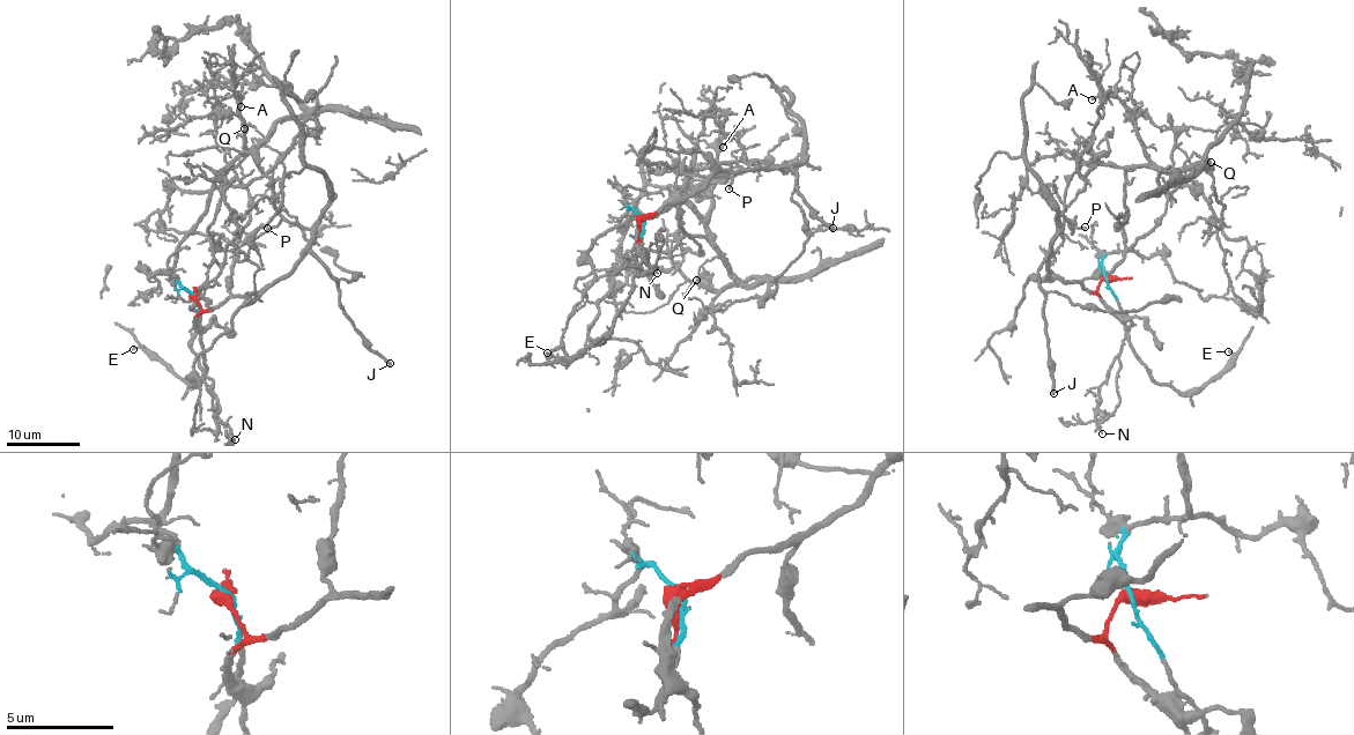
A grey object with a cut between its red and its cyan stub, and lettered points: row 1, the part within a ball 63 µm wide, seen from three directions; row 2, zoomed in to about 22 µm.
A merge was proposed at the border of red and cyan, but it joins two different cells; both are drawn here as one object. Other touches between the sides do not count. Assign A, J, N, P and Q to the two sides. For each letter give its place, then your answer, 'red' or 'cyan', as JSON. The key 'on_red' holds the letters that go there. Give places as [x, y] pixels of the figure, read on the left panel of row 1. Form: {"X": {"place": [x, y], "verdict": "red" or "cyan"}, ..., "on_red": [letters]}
{"A": {"place": [241, 106], "verdict": "cyan"}, "J": {"place": [390, 363], "verdict": "red"}, "N": {"place": [235, 439], "verdict": "cyan"}, "P": {"place": [267, 228], "verdict": "red"}, "Q": {"place": [244, 128], "verdict": "cyan"}, "on_red": ["J", "P"]}

